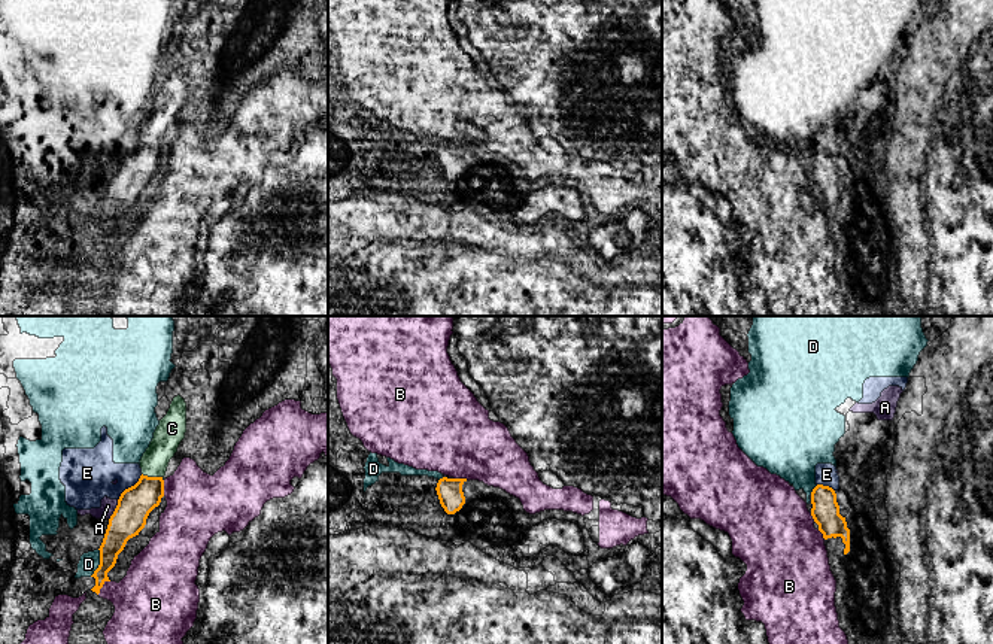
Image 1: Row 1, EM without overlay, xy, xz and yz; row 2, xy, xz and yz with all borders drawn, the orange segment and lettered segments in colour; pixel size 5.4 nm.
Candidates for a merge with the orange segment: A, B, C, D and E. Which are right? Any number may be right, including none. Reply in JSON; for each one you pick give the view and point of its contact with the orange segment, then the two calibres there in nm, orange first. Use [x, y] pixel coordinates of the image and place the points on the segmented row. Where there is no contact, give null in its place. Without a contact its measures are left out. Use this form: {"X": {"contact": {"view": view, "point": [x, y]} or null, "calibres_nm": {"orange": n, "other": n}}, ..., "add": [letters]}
{"C": {"contact": {"view": "xy", "point": [152, 477]}, "calibres_nm": {"orange": 190, "other": 150}}, "add": ["C"]}

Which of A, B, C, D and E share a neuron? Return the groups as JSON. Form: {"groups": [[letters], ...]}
{"groups": [["A", "B", "D", "E"], ["C"]]}

